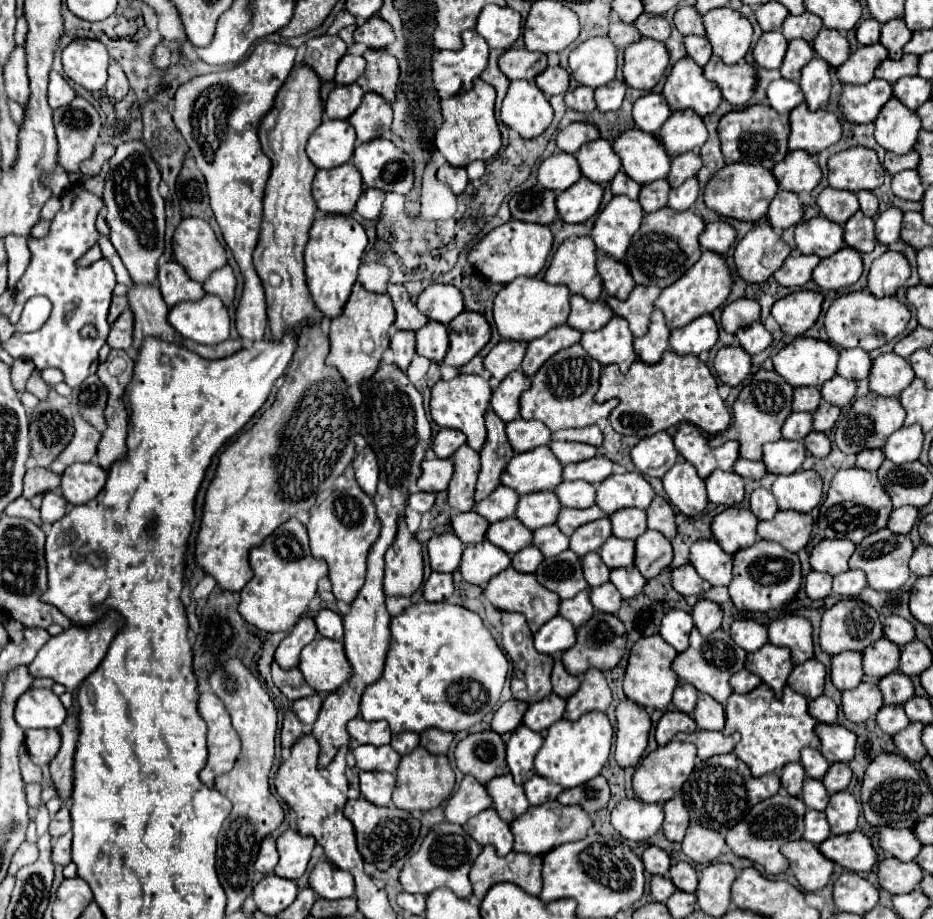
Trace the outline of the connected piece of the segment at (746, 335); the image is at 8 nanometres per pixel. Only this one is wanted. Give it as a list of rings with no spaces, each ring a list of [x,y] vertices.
[[[754,322],[752,326],[742,328],[736,336],[738,336],[740,346],[742,346],[750,356],[766,350],[766,348],[772,344],[772,334],[764,328],[762,322]]]

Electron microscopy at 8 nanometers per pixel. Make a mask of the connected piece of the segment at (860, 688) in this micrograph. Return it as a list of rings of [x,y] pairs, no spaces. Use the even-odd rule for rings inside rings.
[[[862,682],[852,690],[842,692],[842,710],[850,722],[866,722],[882,708],[882,694],[876,684]]]

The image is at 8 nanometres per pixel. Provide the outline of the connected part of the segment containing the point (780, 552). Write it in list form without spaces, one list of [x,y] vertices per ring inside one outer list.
[[[758,540],[756,544],[738,550],[732,556],[732,582],[728,586],[730,598],[738,610],[744,612],[768,612],[774,608],[782,608],[788,604],[802,582],[800,576],[800,560],[796,554],[786,552],[780,544],[772,544],[766,540]]]

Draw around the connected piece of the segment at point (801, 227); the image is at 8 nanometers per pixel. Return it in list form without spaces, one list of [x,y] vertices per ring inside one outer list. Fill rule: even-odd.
[[[824,216],[798,224],[794,240],[802,254],[816,254],[820,258],[826,258],[844,246],[842,226],[826,220]]]

